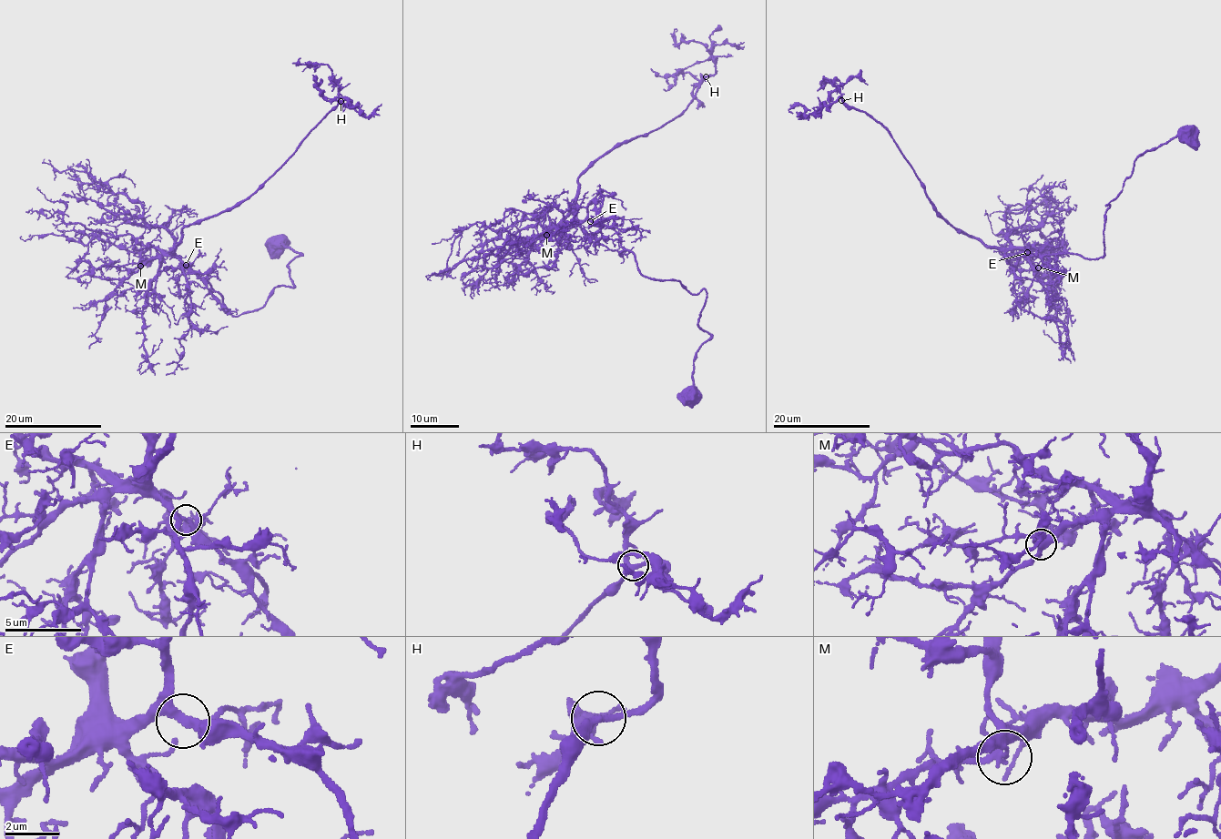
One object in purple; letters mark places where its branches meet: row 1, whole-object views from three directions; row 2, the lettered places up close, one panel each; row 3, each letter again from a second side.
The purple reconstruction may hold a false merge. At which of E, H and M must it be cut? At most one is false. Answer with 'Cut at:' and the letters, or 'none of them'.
Cut at: none of them

